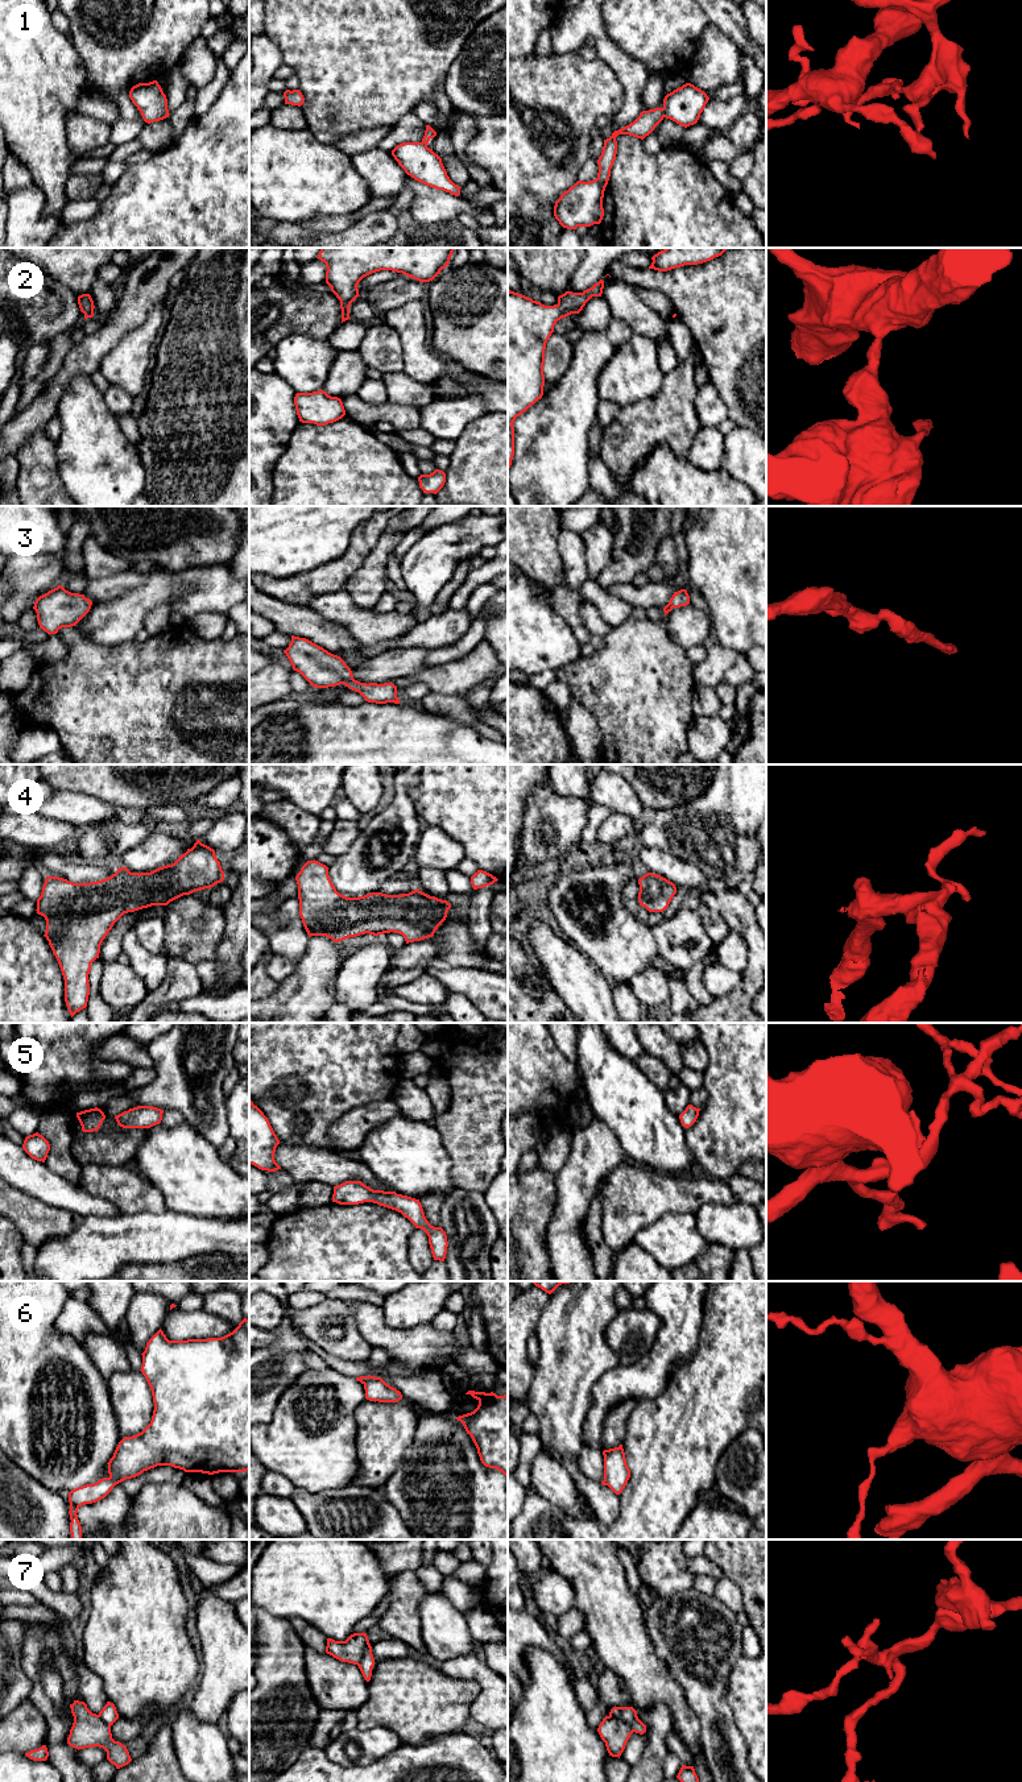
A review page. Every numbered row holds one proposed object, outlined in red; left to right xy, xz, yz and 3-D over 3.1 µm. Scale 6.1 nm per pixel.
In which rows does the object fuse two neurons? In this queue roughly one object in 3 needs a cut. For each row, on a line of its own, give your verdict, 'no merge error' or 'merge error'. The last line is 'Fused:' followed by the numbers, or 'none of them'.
1: merge error
2: no merge error
3: no merge error
4: no merge error
5: no merge error
6: merge error
7: merge error
Fused: 1, 6, 7

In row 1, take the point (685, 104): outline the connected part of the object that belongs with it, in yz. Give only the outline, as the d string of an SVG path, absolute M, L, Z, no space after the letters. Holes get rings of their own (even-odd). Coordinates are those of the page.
M691 83L667 94L663 99L663 116L687 128L698 123L709 98Z

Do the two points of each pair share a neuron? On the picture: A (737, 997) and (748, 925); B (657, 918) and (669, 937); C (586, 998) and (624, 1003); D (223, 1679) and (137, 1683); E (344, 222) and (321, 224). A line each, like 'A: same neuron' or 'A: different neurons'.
A: same neuron
B: different neurons
C: different neurons
D: different neurons
E: same neuron

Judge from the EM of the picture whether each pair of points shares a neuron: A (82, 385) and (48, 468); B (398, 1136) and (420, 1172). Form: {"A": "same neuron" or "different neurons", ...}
{"A": "different neurons", "B": "same neuron"}

